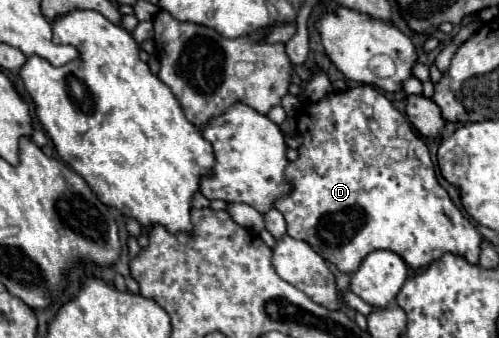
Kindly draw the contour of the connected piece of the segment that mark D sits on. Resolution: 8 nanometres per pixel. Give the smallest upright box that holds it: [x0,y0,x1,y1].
[275,86,481,274]

